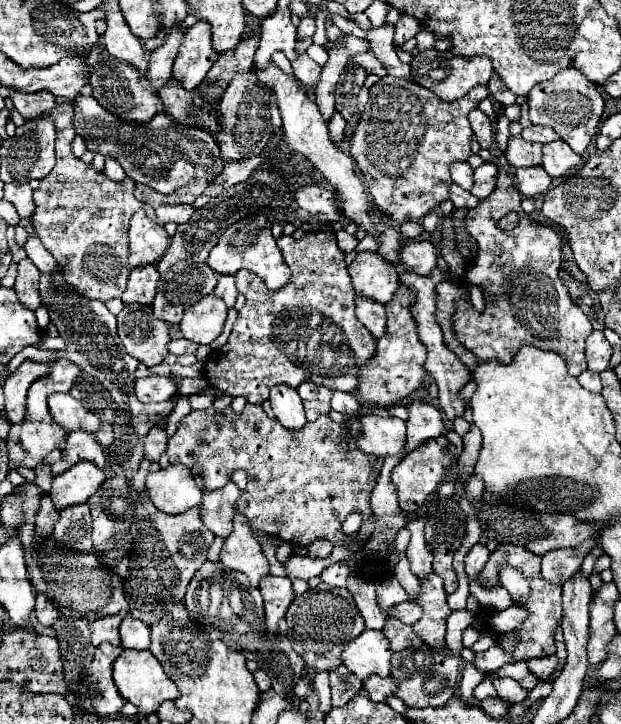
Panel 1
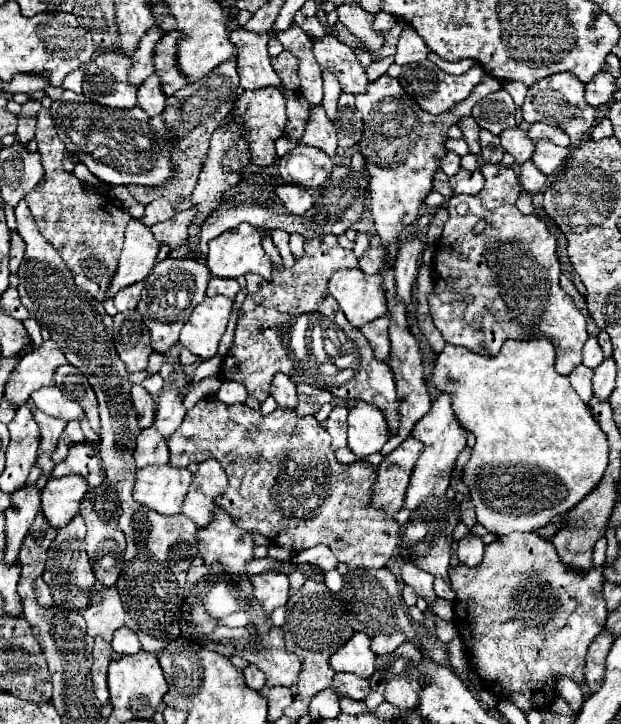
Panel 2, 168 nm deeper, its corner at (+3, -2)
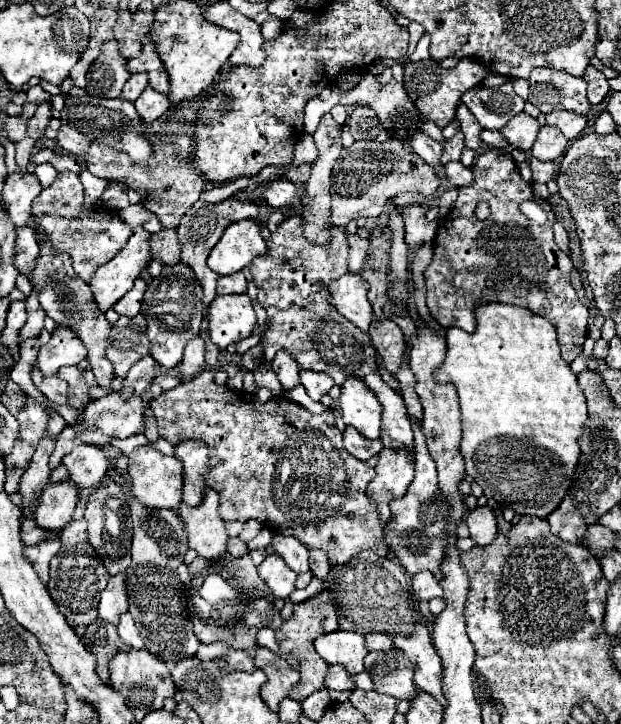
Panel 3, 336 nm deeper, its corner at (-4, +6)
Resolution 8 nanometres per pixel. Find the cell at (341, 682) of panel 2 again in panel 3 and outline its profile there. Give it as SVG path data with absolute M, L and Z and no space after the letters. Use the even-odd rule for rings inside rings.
M329 666L325 686L331 690L355 690L353 676L343 666Z

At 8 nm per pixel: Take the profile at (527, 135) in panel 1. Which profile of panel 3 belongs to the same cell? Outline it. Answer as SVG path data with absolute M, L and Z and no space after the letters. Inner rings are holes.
M555 110L555 112L547 114L547 124L557 126L565 134L567 140L575 140L583 132L587 120L581 118L579 114L569 114L567 110L561 110L561 112Z

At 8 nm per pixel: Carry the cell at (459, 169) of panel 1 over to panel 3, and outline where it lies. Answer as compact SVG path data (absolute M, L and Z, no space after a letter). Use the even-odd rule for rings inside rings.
M457 132L451 140L447 140L447 144L443 146L443 156L441 156L441 164L449 164L453 160L459 160L461 158L461 152L463 152L465 144L463 144L463 134Z

